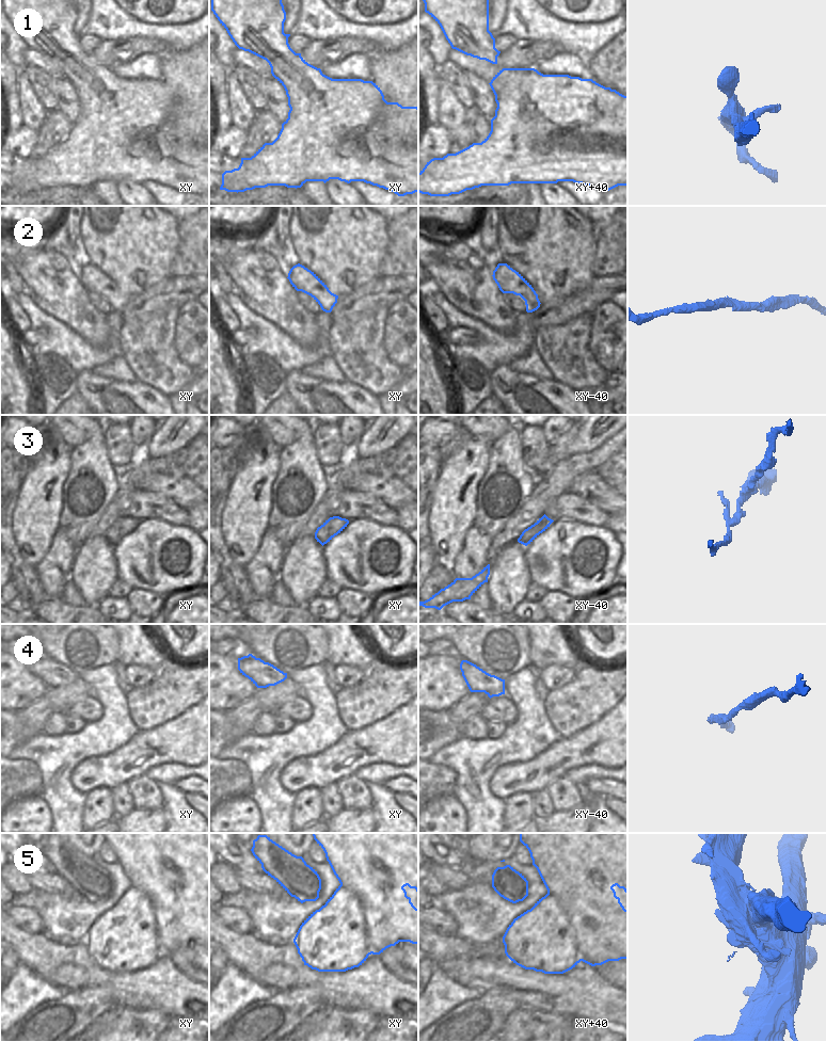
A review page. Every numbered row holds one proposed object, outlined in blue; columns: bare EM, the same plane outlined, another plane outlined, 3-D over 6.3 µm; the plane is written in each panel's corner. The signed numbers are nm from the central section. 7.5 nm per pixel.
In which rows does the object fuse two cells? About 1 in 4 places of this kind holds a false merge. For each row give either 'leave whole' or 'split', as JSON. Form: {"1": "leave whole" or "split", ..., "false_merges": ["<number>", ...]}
{"1": "leave whole", "2": "leave whole", "3": "split", "4": "leave whole", "5": "split", "false_merges": ["3", "5"]}

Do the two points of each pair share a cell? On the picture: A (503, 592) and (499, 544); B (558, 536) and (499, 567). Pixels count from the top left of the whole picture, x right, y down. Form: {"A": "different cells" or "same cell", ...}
{"A": "different cells", "B": "different cells"}

